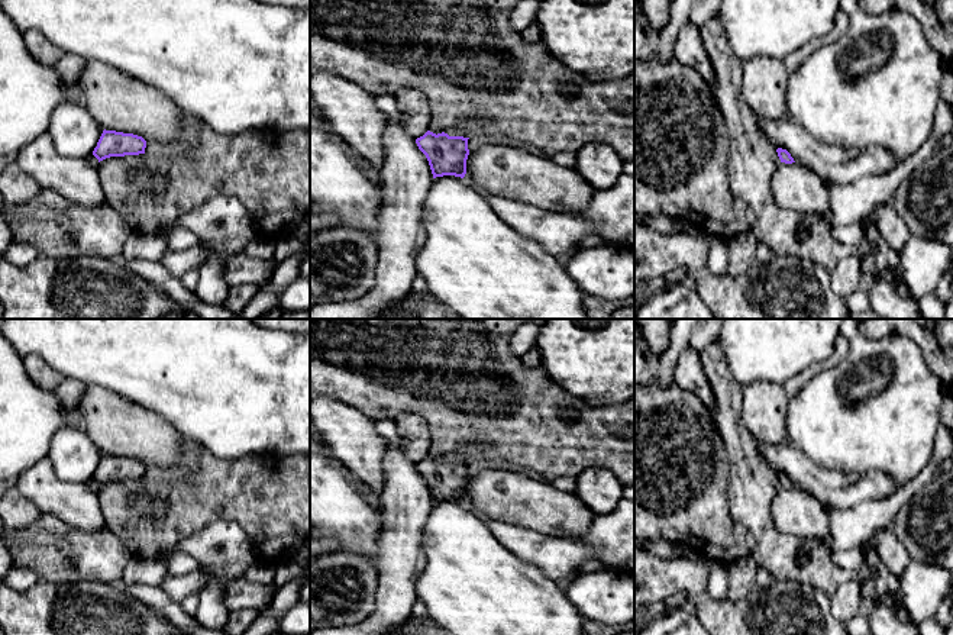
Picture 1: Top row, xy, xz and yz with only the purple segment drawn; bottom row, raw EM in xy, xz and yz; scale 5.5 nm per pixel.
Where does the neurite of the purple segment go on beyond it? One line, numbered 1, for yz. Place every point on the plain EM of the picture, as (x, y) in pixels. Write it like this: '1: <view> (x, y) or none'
1: none

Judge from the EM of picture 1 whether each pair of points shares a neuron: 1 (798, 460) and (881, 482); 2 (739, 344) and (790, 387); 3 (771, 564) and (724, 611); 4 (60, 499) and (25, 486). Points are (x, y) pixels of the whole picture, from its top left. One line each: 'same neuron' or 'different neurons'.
1: same neuron
2: different neurons
3: different neurons
4: same neuron

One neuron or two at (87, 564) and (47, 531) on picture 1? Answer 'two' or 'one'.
one

